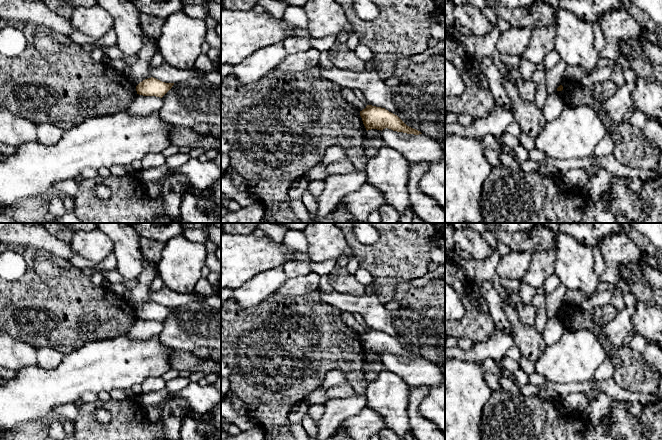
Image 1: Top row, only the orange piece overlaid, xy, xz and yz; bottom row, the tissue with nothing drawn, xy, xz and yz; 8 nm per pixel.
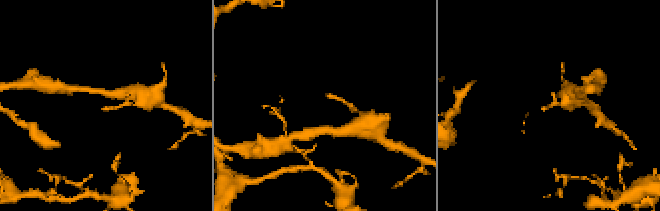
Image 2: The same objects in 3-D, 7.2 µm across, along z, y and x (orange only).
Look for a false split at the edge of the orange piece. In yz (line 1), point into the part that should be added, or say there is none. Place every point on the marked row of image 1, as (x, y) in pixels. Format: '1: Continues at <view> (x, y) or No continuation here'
1: No continuation here

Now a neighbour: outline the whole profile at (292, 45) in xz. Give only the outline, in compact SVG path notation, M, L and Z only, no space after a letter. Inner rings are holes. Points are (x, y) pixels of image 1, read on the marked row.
M308 36L287 37L282 43L287 54L296 54L311 48L310 39Z

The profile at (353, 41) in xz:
M353 31L349 35L346 45L348 46L349 49L354 50L359 44L360 41L359 41L358 34L355 31Z

